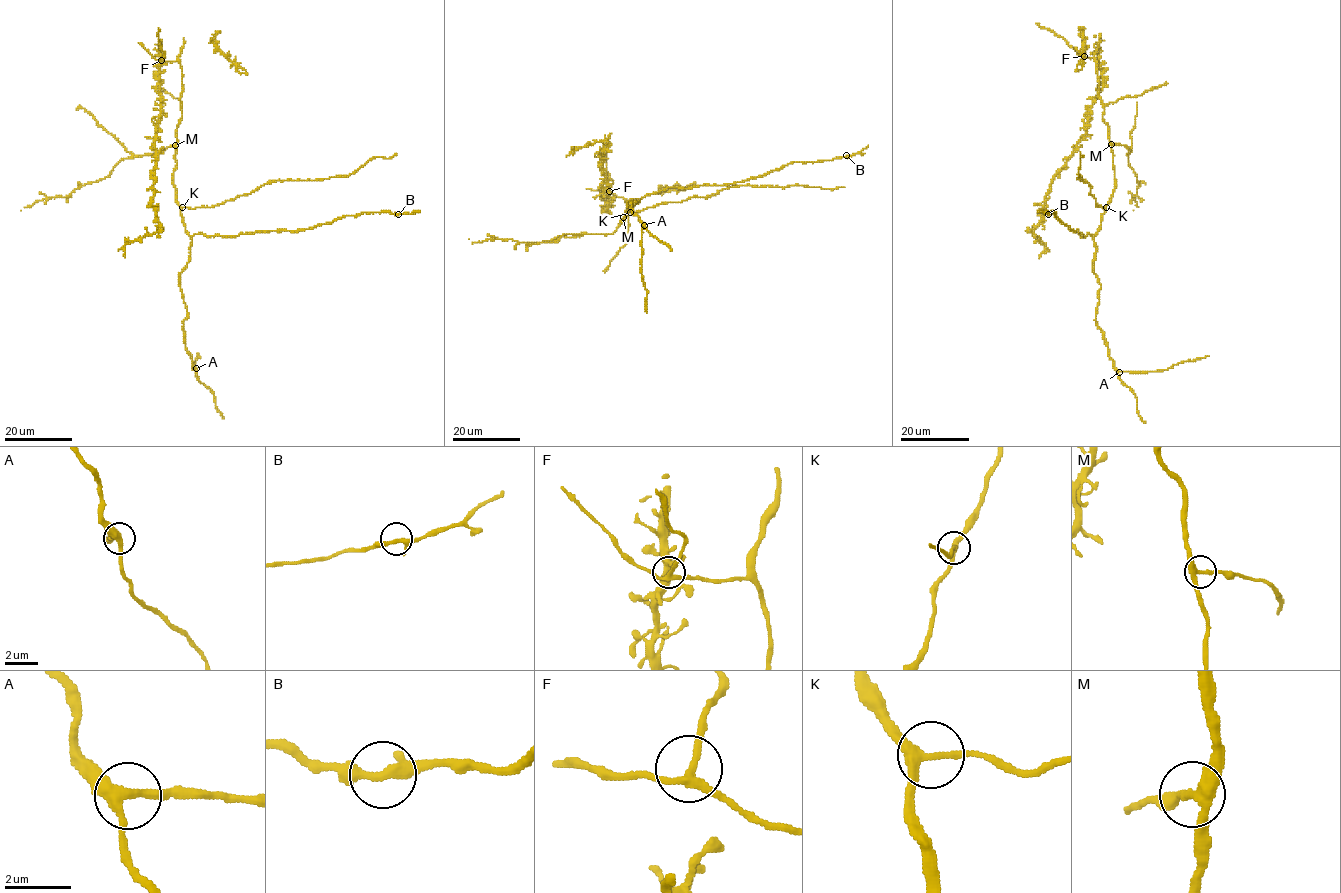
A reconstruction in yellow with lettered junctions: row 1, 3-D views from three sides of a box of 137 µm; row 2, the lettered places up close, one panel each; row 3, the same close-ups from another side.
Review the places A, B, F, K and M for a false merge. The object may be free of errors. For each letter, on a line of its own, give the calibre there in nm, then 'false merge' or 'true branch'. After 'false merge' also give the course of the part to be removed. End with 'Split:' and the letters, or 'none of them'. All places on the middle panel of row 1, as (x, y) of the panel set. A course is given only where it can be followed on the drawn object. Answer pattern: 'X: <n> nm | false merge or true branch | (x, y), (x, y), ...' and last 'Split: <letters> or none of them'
A: 300 nm | true branch
B: 260 nm | true branch
F: 240 nm | true branch
K: 260 nm | true branch
M: 280 nm | true branch
Split: none of them

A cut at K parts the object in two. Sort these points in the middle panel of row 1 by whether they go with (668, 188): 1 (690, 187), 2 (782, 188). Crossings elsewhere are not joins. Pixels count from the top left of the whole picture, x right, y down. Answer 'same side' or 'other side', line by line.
1: same side
2: other side

